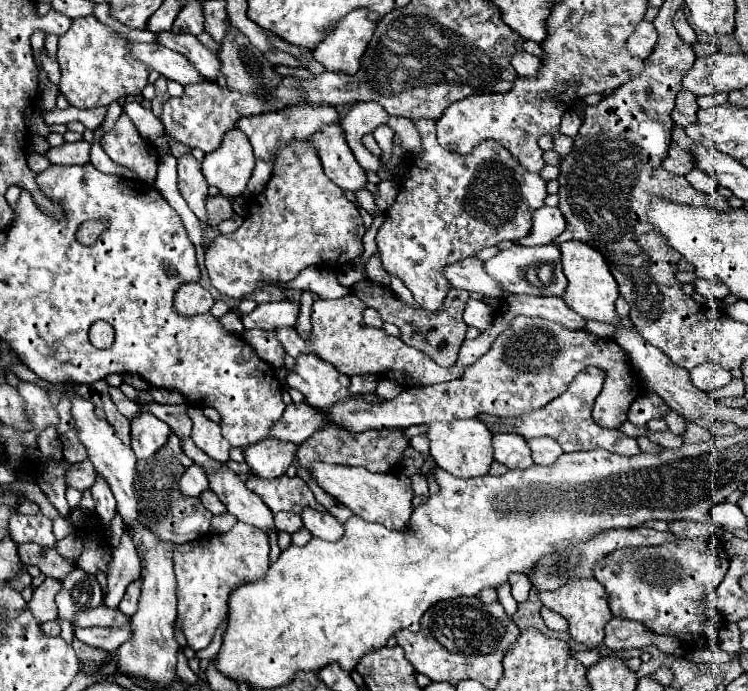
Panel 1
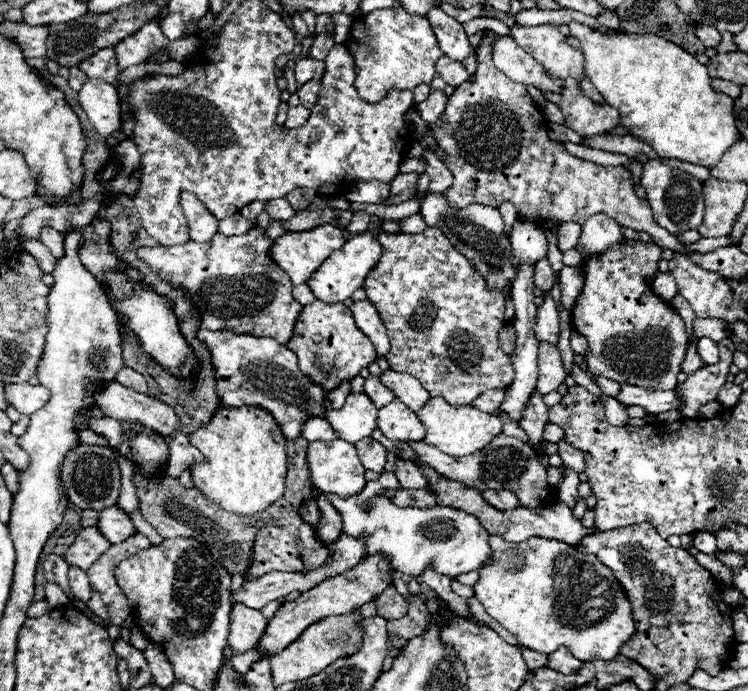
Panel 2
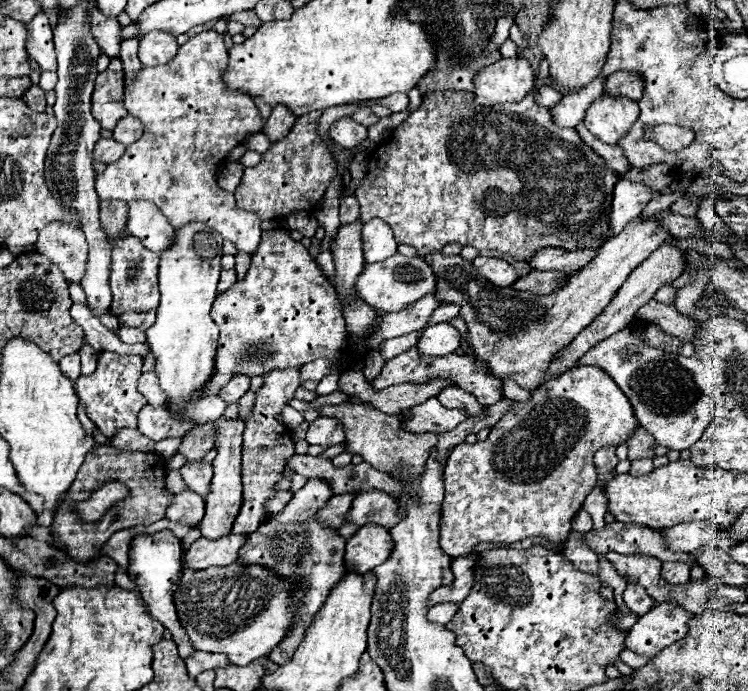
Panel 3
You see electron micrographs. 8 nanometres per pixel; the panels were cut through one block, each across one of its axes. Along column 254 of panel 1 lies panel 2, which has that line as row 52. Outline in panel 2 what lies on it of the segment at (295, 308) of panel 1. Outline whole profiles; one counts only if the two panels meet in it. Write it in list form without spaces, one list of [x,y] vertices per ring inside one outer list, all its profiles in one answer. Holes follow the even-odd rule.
[[[316,36],[314,42],[312,42],[312,48],[310,48],[310,54],[308,54],[308,56],[310,56],[312,60],[324,60],[334,44],[336,44],[336,42],[334,42],[334,38],[330,38],[330,36]]]

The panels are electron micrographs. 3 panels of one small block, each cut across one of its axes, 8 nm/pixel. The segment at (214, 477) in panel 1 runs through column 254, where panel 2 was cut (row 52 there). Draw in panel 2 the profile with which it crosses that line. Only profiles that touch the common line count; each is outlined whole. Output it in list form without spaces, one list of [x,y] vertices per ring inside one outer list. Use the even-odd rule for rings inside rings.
[[[498,36],[494,44],[494,64],[514,82],[534,86],[540,92],[560,92],[562,84],[552,78],[542,64],[524,52],[510,36]]]

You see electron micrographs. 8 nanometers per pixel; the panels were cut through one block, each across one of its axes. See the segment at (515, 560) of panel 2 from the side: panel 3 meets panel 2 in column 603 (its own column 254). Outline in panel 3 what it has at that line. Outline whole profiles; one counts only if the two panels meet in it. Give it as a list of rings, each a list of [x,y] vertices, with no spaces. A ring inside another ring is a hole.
[[[182,548],[182,566],[184,566],[184,570],[182,570],[182,582],[184,582],[184,586],[178,586],[176,590],[174,590],[174,604],[176,604],[176,608],[178,608],[178,618],[180,618],[180,622],[182,622],[182,626],[186,628],[186,634],[188,634],[188,638],[190,638],[190,642],[194,644],[194,648],[196,650],[204,650],[204,652],[220,652],[220,654],[226,654],[228,656],[228,660],[230,660],[230,664],[236,664],[236,666],[246,666],[246,664],[250,664],[252,660],[256,660],[256,658],[262,658],[262,656],[268,656],[284,638],[286,638],[286,634],[294,628],[294,624],[296,624],[296,608],[300,606],[300,598],[302,598],[302,594],[298,596],[298,600],[294,602],[292,600],[292,592],[294,592],[294,584],[290,582],[290,580],[284,580],[282,576],[278,576],[274,570],[270,570],[270,568],[264,568],[264,566],[260,566],[260,564],[250,564],[250,566],[244,566],[242,562],[234,562],[234,564],[230,564],[230,566],[214,566],[214,568],[206,568],[206,570],[192,570],[192,568],[186,568],[186,562],[184,562],[184,548]]]

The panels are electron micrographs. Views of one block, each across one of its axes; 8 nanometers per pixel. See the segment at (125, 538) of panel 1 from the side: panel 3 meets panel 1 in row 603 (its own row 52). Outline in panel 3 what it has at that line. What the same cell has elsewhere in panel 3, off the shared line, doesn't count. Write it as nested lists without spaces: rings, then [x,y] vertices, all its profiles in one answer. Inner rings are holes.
[[[96,6],[90,10],[90,18],[88,18],[90,26],[92,26],[92,34],[96,36],[100,48],[104,54],[108,54],[110,58],[116,58],[120,54],[120,24],[116,18],[106,18]]]

